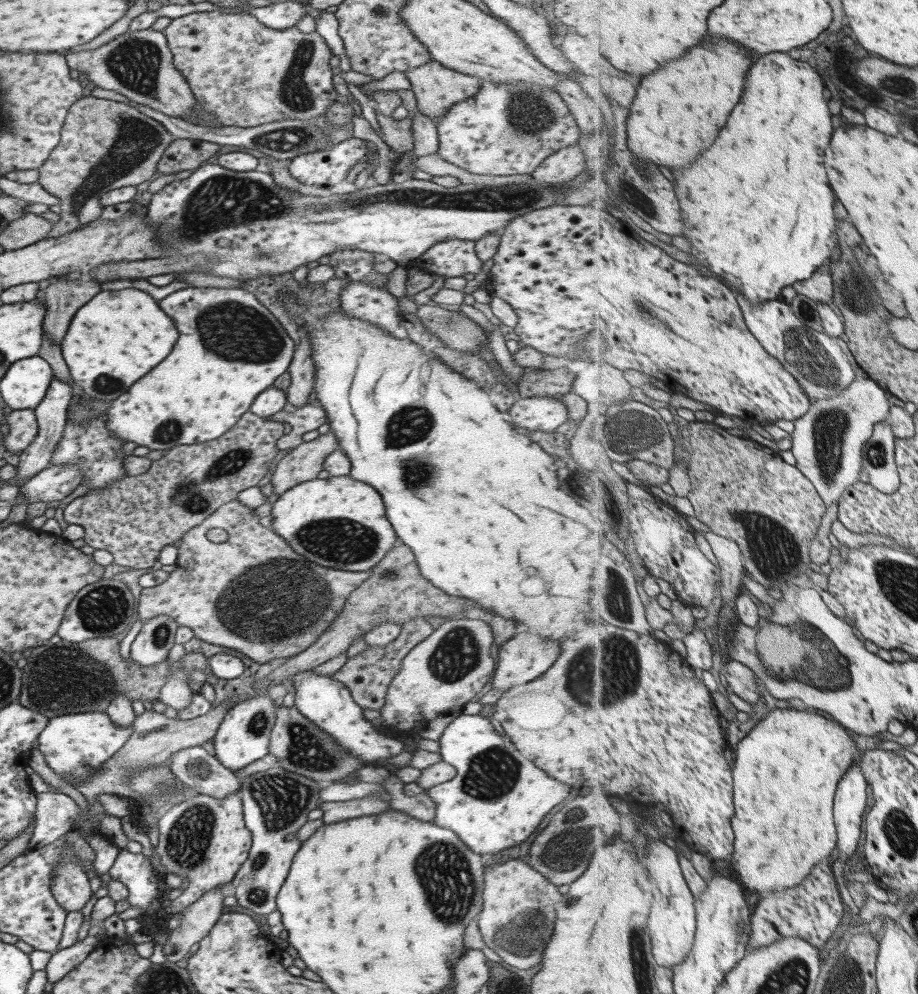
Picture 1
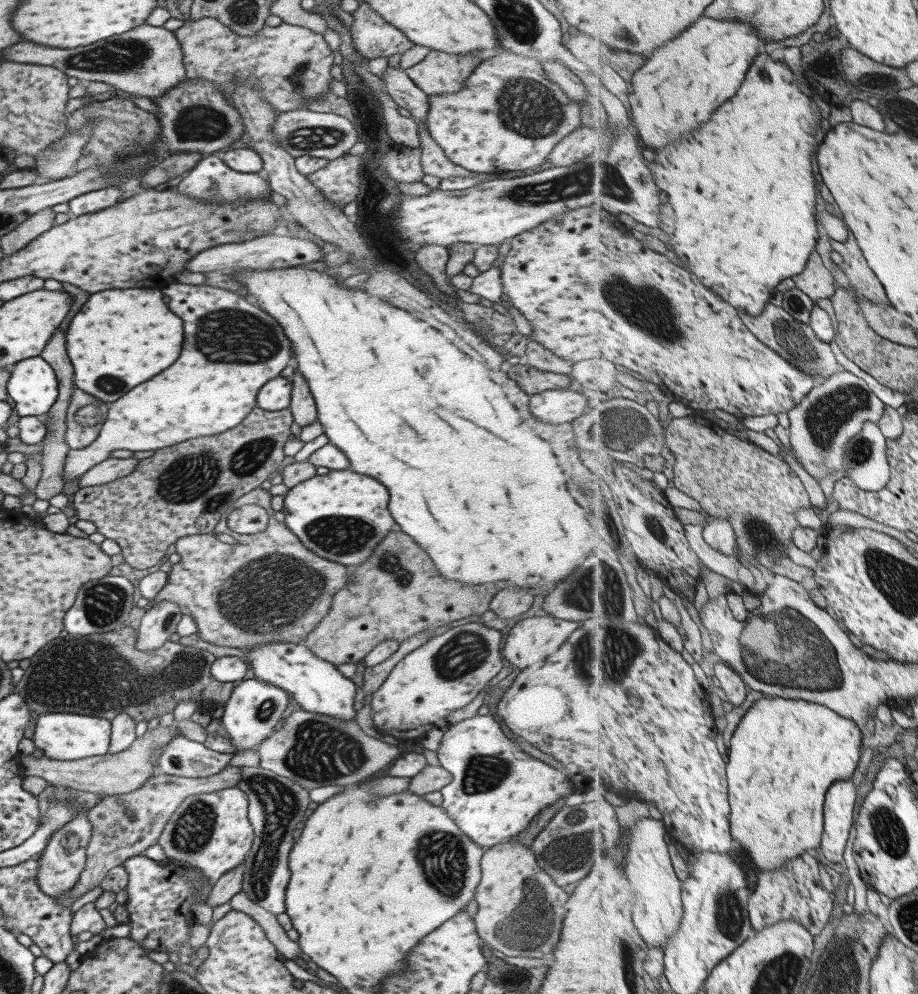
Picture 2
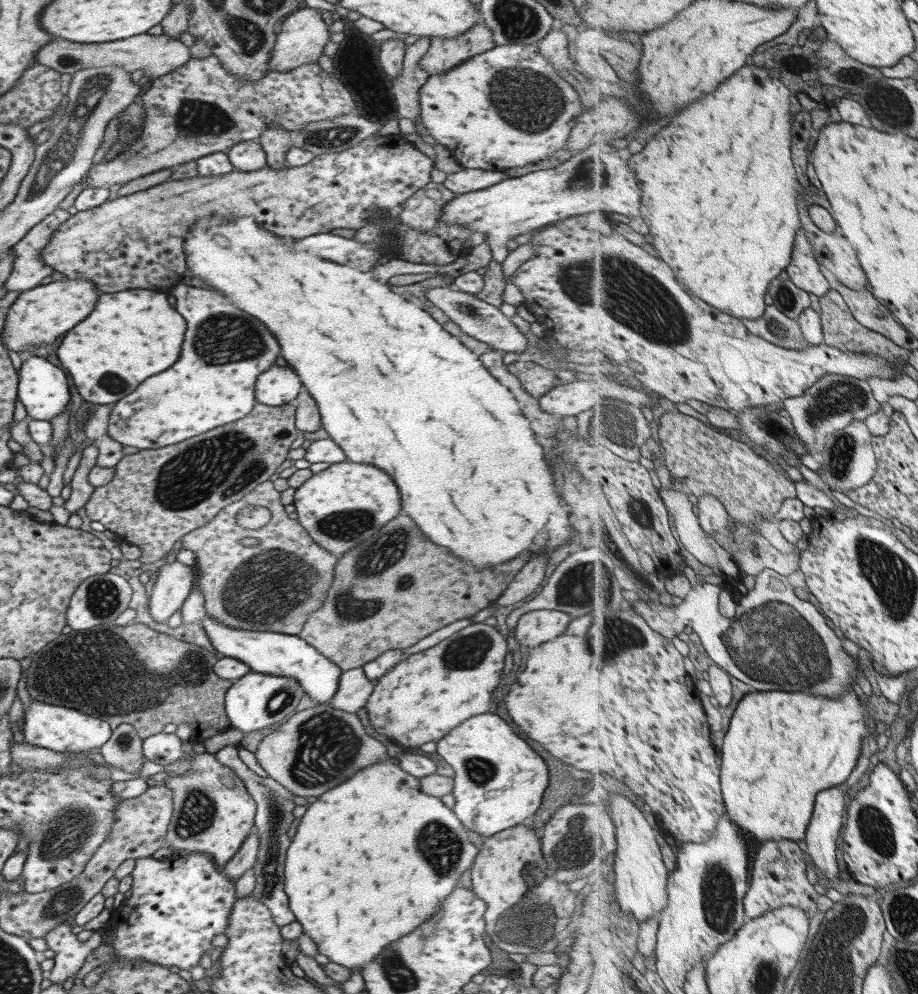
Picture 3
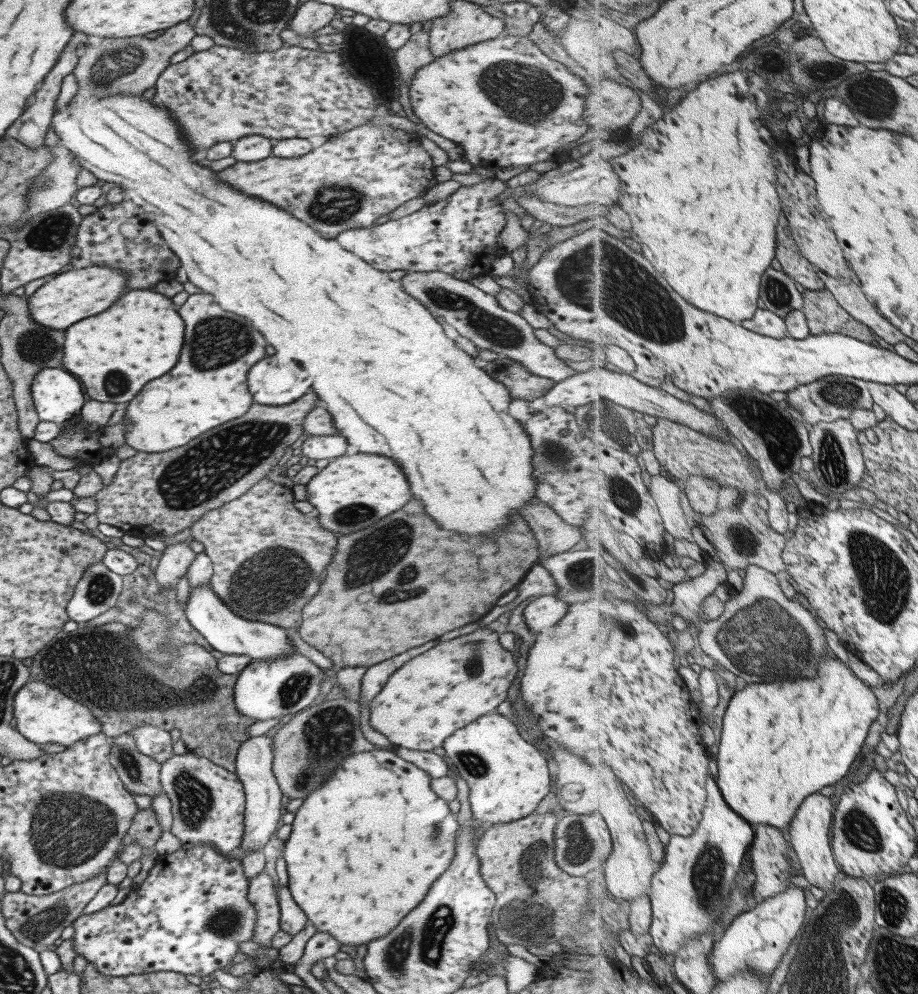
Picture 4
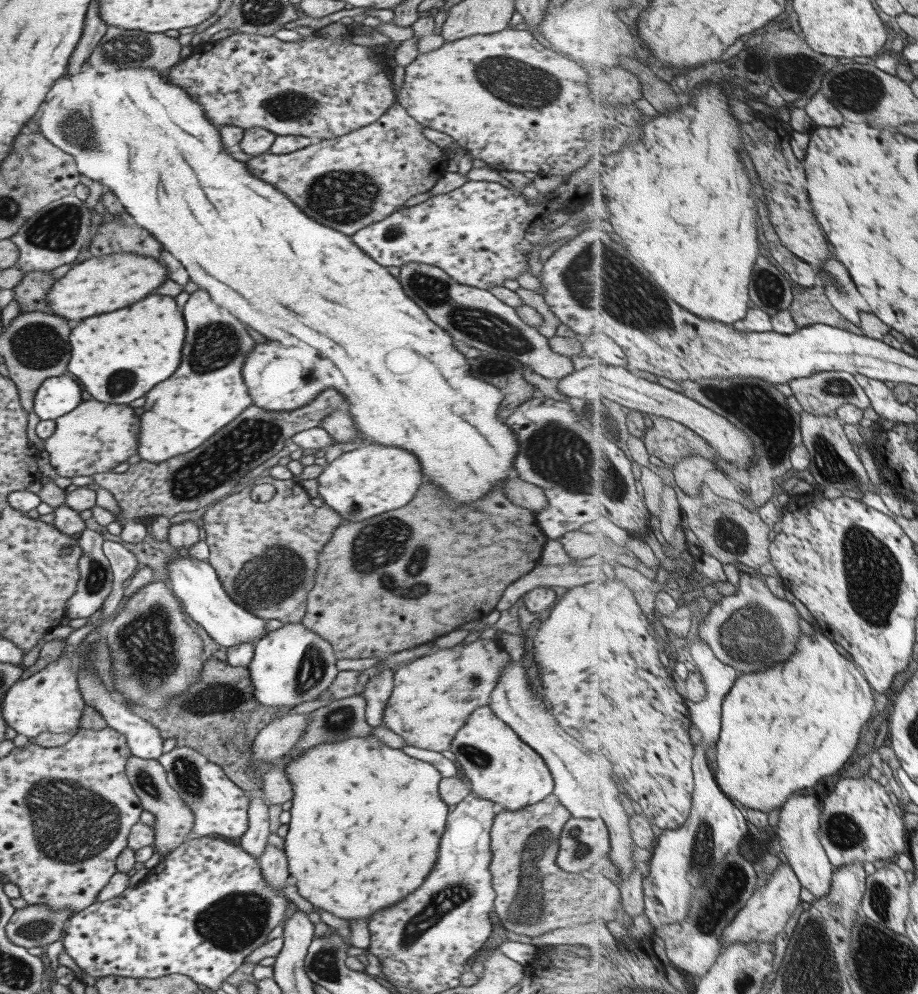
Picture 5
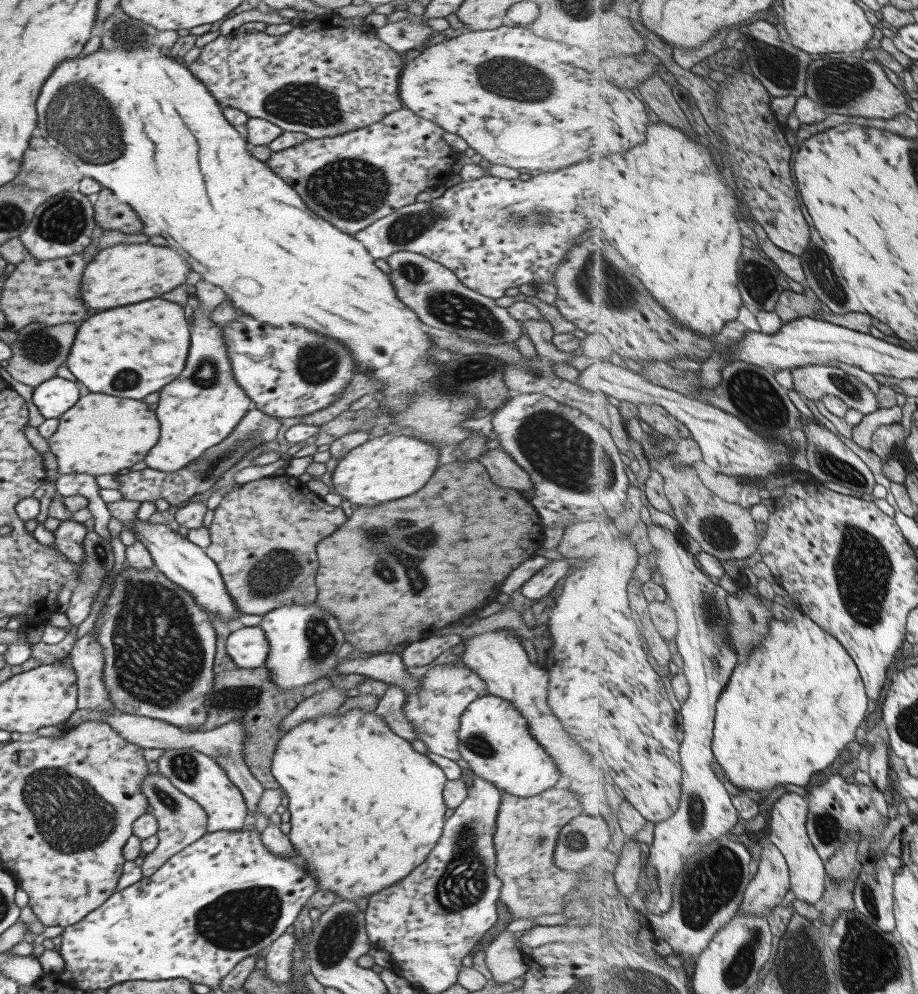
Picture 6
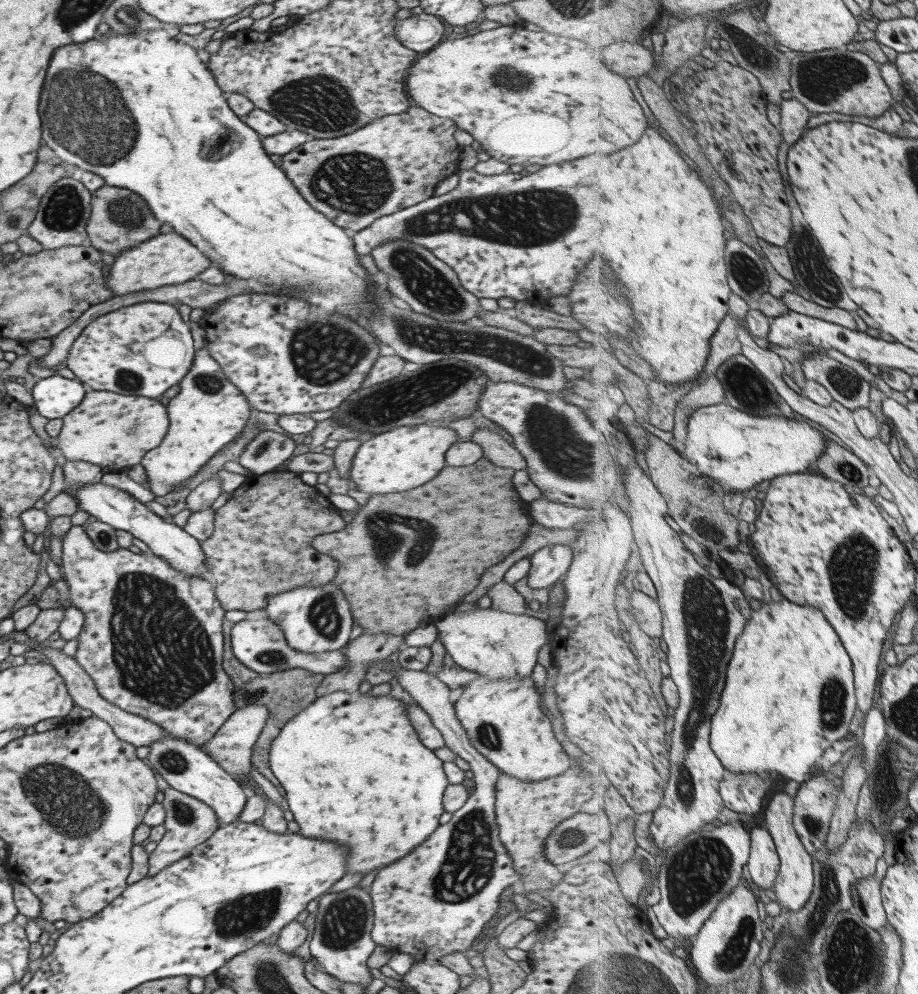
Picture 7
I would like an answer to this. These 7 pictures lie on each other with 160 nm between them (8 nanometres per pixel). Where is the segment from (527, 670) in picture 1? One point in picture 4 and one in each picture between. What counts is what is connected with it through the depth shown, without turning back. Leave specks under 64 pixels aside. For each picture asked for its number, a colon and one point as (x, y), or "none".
2: (531, 639)
3: (534, 627)
4: (544, 611)

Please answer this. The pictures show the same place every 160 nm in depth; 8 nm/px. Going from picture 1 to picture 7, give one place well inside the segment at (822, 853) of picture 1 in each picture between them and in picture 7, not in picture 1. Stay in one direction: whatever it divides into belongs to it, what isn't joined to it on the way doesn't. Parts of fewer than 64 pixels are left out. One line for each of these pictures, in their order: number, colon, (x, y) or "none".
2: (786, 754)
3: (783, 748)
4: (782, 741)
5: (783, 729)
6: (791, 708)
7: (790, 691)

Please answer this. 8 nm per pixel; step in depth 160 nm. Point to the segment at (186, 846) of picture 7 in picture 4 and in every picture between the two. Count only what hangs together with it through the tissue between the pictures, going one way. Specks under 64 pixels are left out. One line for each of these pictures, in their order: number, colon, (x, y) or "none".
4: (138, 773)
5: (172, 820)
6: (180, 821)

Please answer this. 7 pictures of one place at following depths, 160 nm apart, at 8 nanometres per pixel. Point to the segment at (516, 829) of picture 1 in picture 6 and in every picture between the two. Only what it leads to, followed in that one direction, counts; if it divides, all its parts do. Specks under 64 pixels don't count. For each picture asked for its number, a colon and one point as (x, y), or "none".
2: (495, 789)
3: (498, 782)
4: (507, 777)
5: (500, 768)
6: (493, 738)

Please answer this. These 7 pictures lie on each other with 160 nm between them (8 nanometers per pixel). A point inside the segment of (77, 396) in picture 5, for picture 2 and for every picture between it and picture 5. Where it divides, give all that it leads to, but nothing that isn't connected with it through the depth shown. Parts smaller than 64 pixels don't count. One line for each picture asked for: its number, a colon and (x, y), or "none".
2: (32, 386)
3: (42, 388)
4: (56, 395)

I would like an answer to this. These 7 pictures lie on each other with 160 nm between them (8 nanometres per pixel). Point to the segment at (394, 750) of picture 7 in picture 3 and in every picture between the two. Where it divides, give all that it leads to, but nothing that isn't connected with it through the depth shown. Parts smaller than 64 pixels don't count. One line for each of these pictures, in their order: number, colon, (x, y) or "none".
3: (372, 858)
4: (364, 848)
5: (365, 819)
6: (365, 808)

